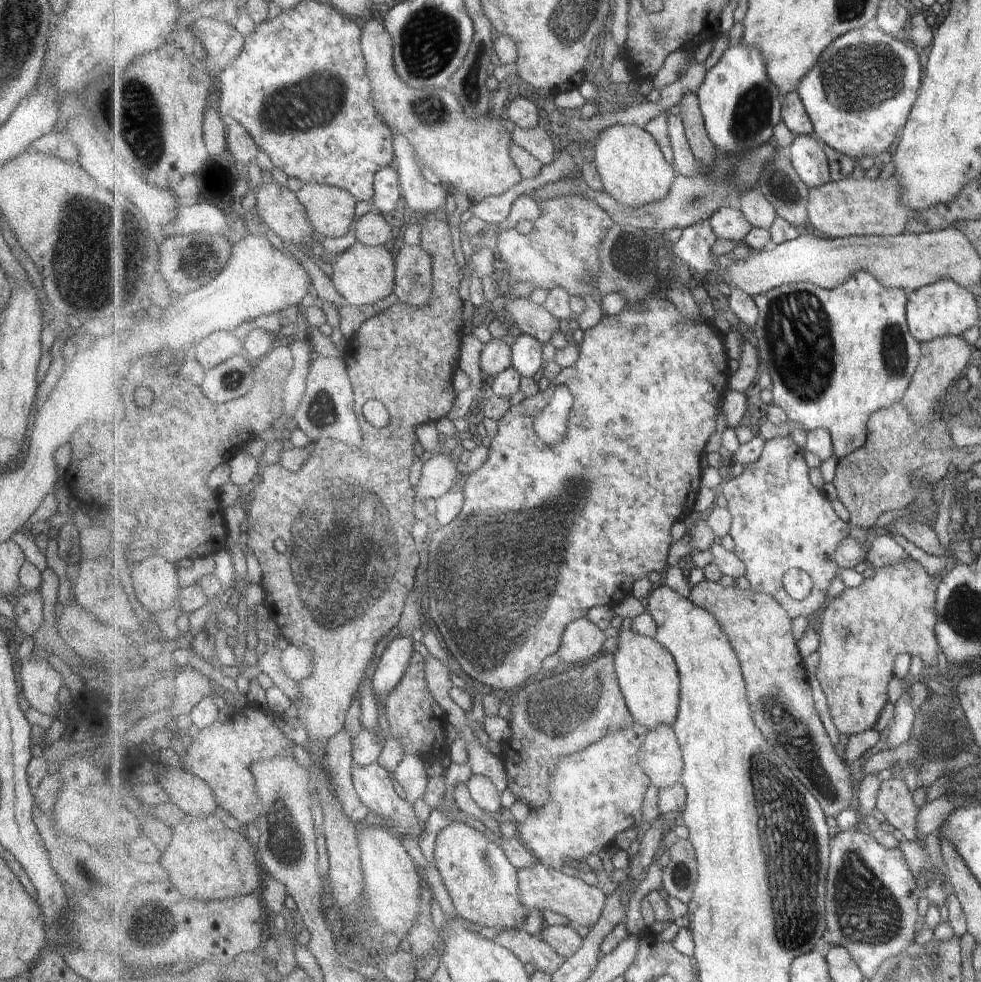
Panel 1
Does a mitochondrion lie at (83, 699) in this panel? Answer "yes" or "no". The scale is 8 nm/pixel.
no

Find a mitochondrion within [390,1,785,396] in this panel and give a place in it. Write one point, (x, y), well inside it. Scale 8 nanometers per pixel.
(429, 40)

